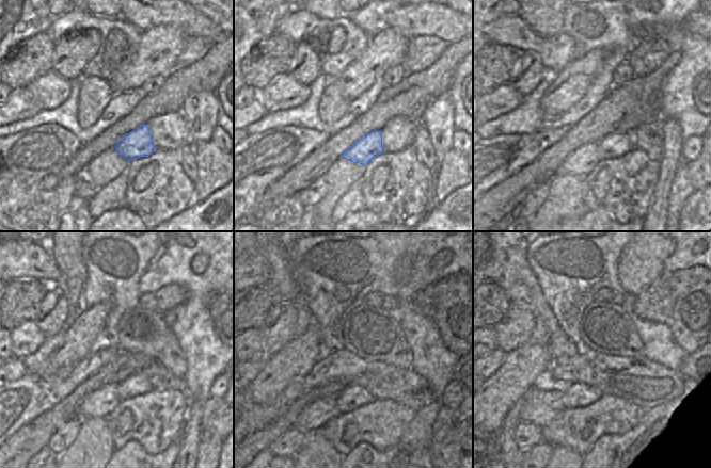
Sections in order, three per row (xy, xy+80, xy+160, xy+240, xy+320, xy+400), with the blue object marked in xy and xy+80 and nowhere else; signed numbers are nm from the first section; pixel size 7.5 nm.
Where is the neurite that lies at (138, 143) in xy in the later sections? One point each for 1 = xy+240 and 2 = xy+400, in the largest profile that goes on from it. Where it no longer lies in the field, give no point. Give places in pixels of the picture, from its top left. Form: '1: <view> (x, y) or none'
1: xy+240 (82, 410)
2: xy+400 (541, 407)

